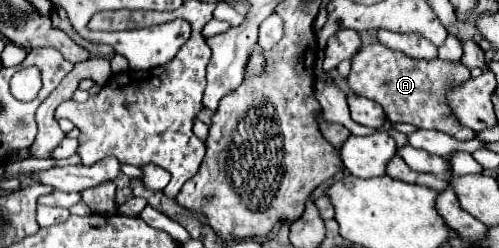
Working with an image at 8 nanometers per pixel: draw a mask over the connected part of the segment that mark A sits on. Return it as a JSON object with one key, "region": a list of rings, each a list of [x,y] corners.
{"region":[[[371,42],[351,58],[351,74],[347,82],[355,94],[367,96],[381,104],[389,122],[407,122],[417,128],[445,132],[457,140],[471,140],[475,138],[475,132],[455,124],[451,108],[445,104],[445,100],[441,100],[449,82],[461,84],[467,78],[469,68],[459,60],[413,60],[403,52],[395,52],[379,42]]]}

